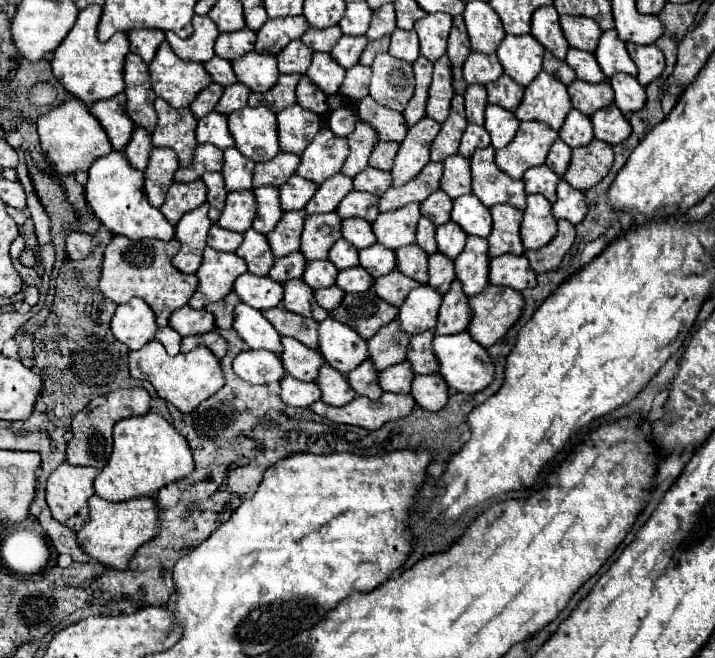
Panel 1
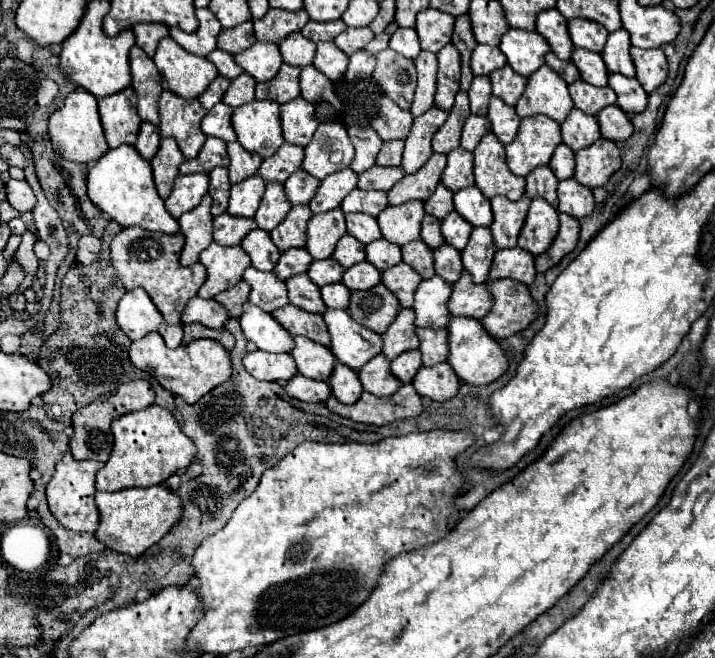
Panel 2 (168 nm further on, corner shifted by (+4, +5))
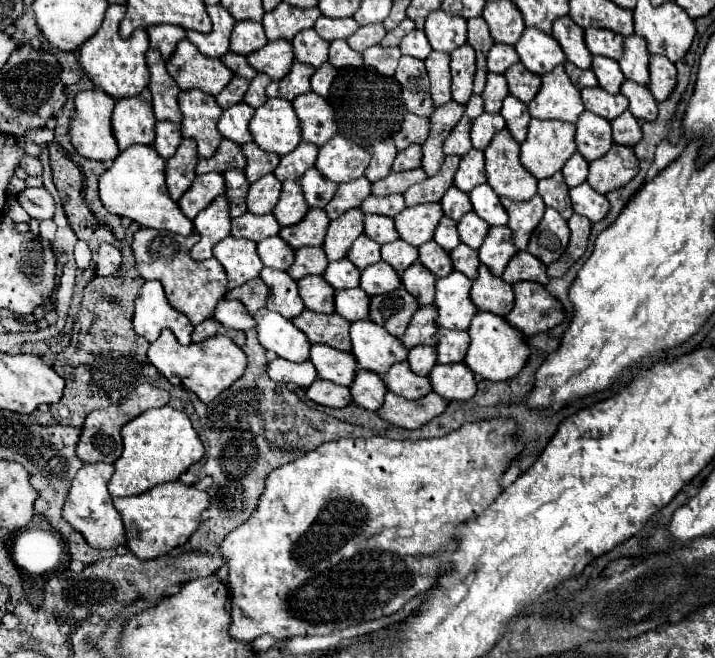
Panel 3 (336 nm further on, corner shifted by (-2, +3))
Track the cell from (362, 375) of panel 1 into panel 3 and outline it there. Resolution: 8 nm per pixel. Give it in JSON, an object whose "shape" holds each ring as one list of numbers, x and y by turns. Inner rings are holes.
{"shape":[[405,361,391,365,389,371,385,375,381,375,381,379,383,379,387,391,401,395,405,399,419,399,431,391,429,377,413,375,413,371,409,371,409,365]]}

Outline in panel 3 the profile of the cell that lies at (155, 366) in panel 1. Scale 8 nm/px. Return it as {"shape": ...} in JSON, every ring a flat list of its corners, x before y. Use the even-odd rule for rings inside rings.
{"shape":[[165,329,159,339,149,345,147,359,157,367,161,375,167,377,171,385,193,391,203,403,211,403,221,391,231,387,247,367,245,353,229,337,211,337,201,343,191,343,183,347,177,343,175,335,169,329]]}

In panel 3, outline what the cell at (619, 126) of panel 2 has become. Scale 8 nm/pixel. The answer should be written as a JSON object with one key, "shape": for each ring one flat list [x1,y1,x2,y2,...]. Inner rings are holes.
{"shape":[[629,111,621,113,619,117,615,117,611,121,611,127,613,127,613,139,619,145,633,147,641,139,641,125]]}

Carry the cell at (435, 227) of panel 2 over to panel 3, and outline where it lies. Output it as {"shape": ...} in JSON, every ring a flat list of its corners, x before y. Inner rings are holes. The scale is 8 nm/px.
{"shape":[[443,217,435,229,435,237,433,241,437,245,441,245,445,251,453,251,461,241,459,241,459,235,457,235,457,223,449,217]]}

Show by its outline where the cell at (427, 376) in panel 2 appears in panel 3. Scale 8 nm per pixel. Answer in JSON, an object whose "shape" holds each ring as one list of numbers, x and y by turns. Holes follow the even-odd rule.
{"shape":[[465,363,435,365,429,373,431,387,445,401,467,401,475,395,477,383]]}

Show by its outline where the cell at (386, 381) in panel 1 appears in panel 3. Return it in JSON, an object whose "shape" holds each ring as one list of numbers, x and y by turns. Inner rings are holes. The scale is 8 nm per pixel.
{"shape":[[425,345,413,347,413,349,409,349,407,363,409,363,413,373,429,375,433,365,437,363,437,351,433,351,433,347,425,347]]}

